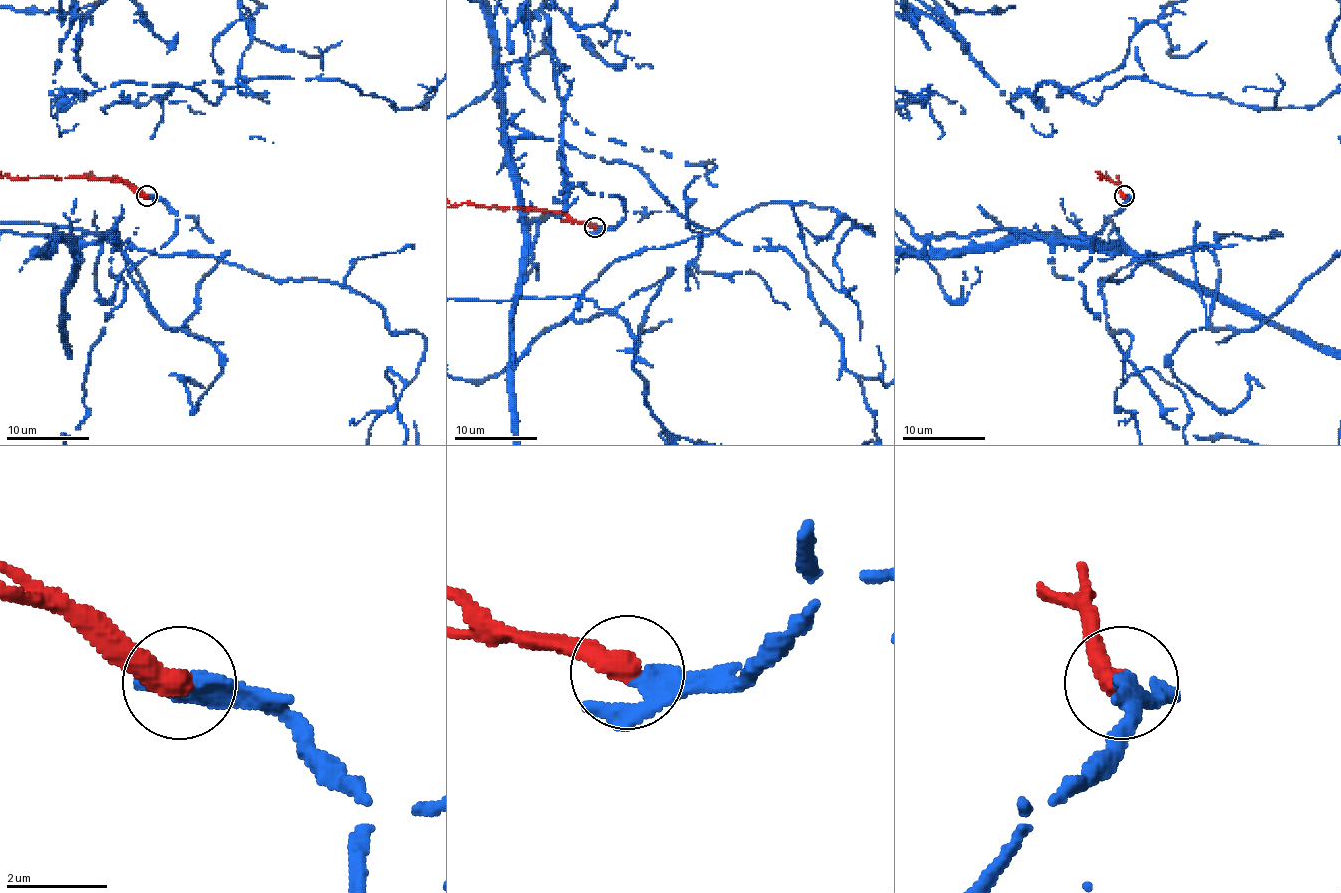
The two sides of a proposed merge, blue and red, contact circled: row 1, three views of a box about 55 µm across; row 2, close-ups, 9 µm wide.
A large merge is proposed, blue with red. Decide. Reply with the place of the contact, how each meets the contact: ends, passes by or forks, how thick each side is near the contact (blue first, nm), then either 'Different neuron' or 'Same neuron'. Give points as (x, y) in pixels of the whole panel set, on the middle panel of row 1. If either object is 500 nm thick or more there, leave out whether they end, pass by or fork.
Place: (595, 227). Thickness 280 nm (blue) against 500 nm. Same neuron

